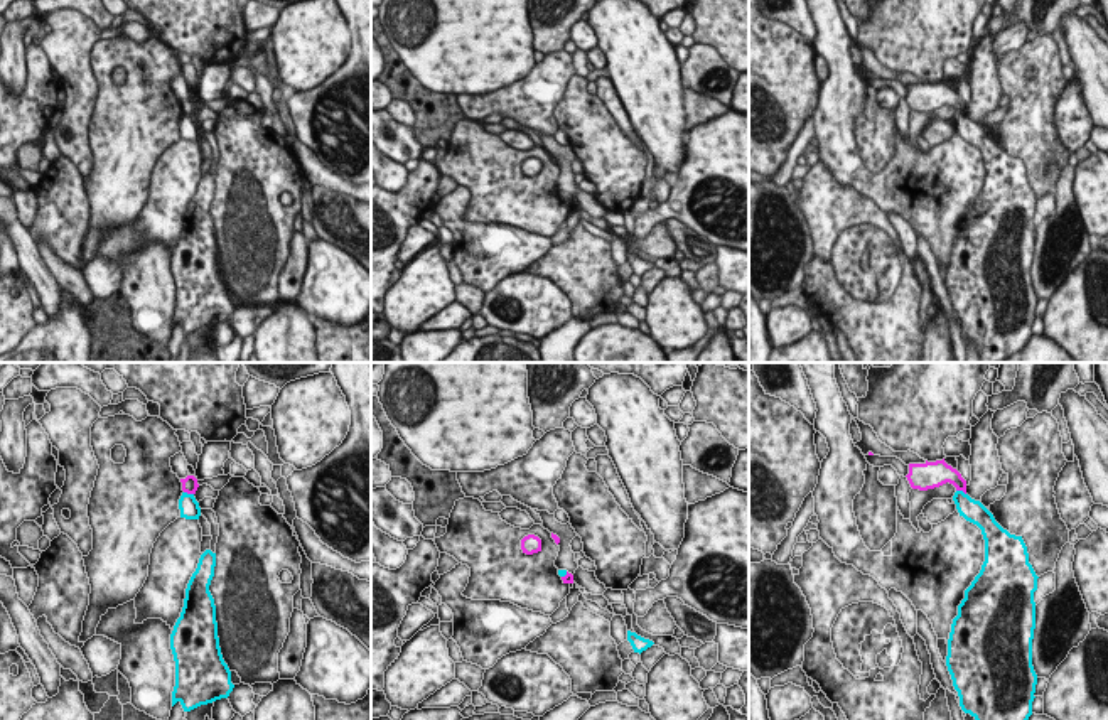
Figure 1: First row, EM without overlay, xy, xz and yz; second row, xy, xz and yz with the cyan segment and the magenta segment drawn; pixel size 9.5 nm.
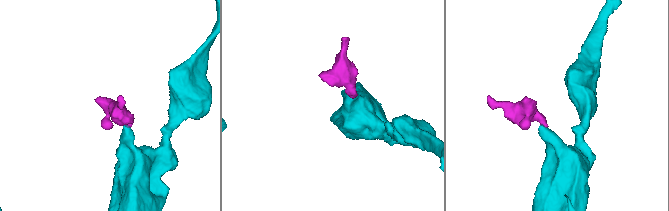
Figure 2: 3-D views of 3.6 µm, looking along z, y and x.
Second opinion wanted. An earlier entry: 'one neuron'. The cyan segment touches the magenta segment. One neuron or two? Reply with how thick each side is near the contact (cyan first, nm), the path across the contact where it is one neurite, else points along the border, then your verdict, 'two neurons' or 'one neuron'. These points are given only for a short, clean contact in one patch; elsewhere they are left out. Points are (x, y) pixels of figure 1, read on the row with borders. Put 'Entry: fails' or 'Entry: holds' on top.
Entry: fails
190 nm thick on the cyan side, 160 nm on the other; border along xy (184, 491), (193, 494); two neurons

